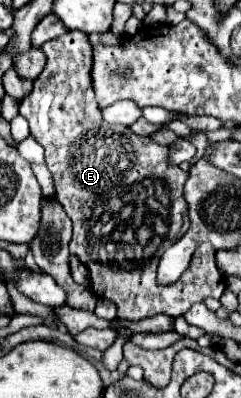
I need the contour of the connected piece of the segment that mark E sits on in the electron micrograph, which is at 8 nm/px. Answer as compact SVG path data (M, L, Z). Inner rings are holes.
M67 31L67 35L47 41L41 49L47 55L47 65L35 79L33 91L21 101L19 113L29 121L33 139L37 139L37 143L45 149L45 161L55 179L57 201L73 221L73 239L69 249L71 255L77 255L87 265L93 293L115 303L117 319L131 321L139 321L157 313L179 317L193 303L201 303L207 297L219 299L225 291L225 279L217 269L216 250L210 243L200 246L200 251L196 251L191 259L191 262L197 263L193 263L193 267L188 268L177 283L157 283L159 257L169 245L173 245L173 241L179 241L189 227L187 203L183 199L183 185L189 173L167 163L167 145L151 143L149 137L135 135L129 127L123 127L123 133L117 129L99 129L103 125L103 117L91 87L93 51L87 41L87 33Z

